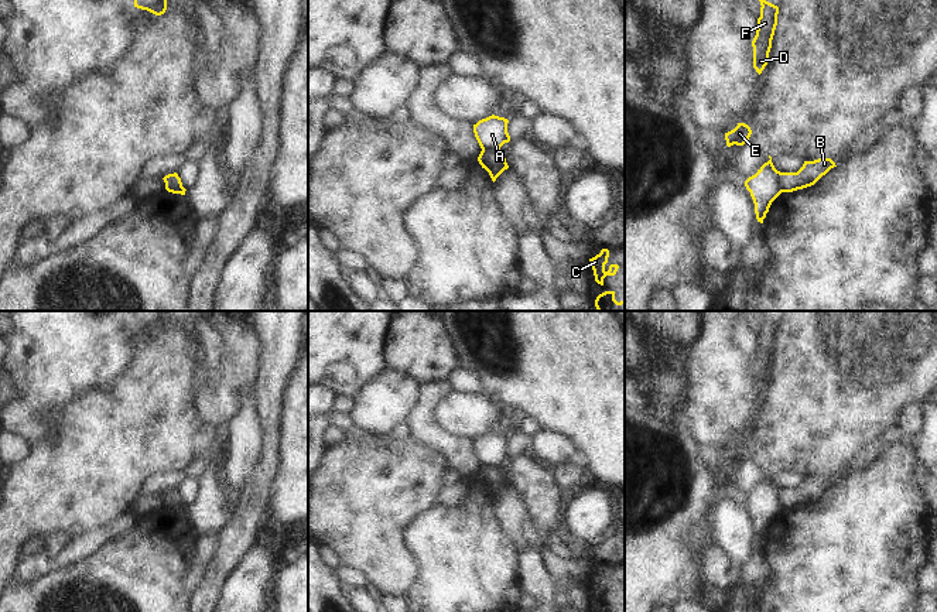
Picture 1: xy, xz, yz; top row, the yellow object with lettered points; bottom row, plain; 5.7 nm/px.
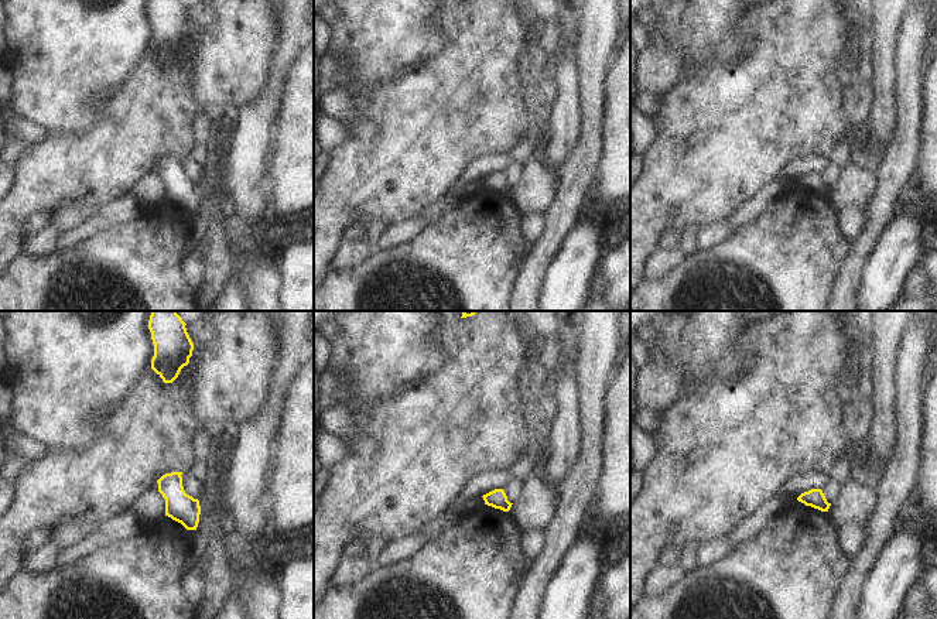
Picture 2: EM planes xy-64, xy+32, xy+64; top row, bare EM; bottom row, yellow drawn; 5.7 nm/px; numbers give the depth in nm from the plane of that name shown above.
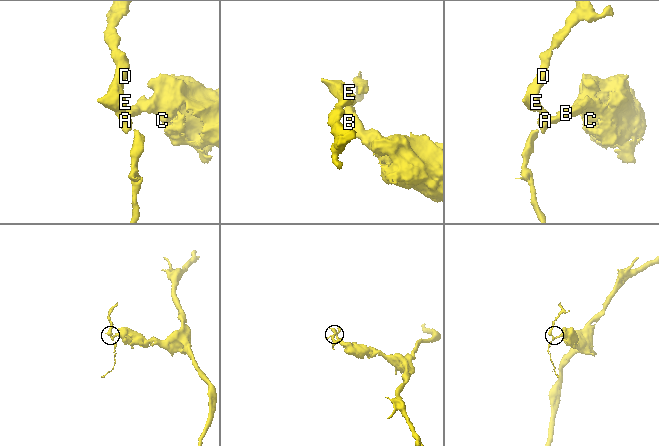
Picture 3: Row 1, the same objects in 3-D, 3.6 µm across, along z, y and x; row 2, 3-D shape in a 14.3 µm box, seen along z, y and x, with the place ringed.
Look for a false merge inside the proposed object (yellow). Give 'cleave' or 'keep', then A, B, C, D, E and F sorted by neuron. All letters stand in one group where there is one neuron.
cleave | A D E F / B C

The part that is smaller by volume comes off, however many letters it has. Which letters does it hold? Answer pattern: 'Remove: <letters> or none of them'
Remove: A, D, E, F

